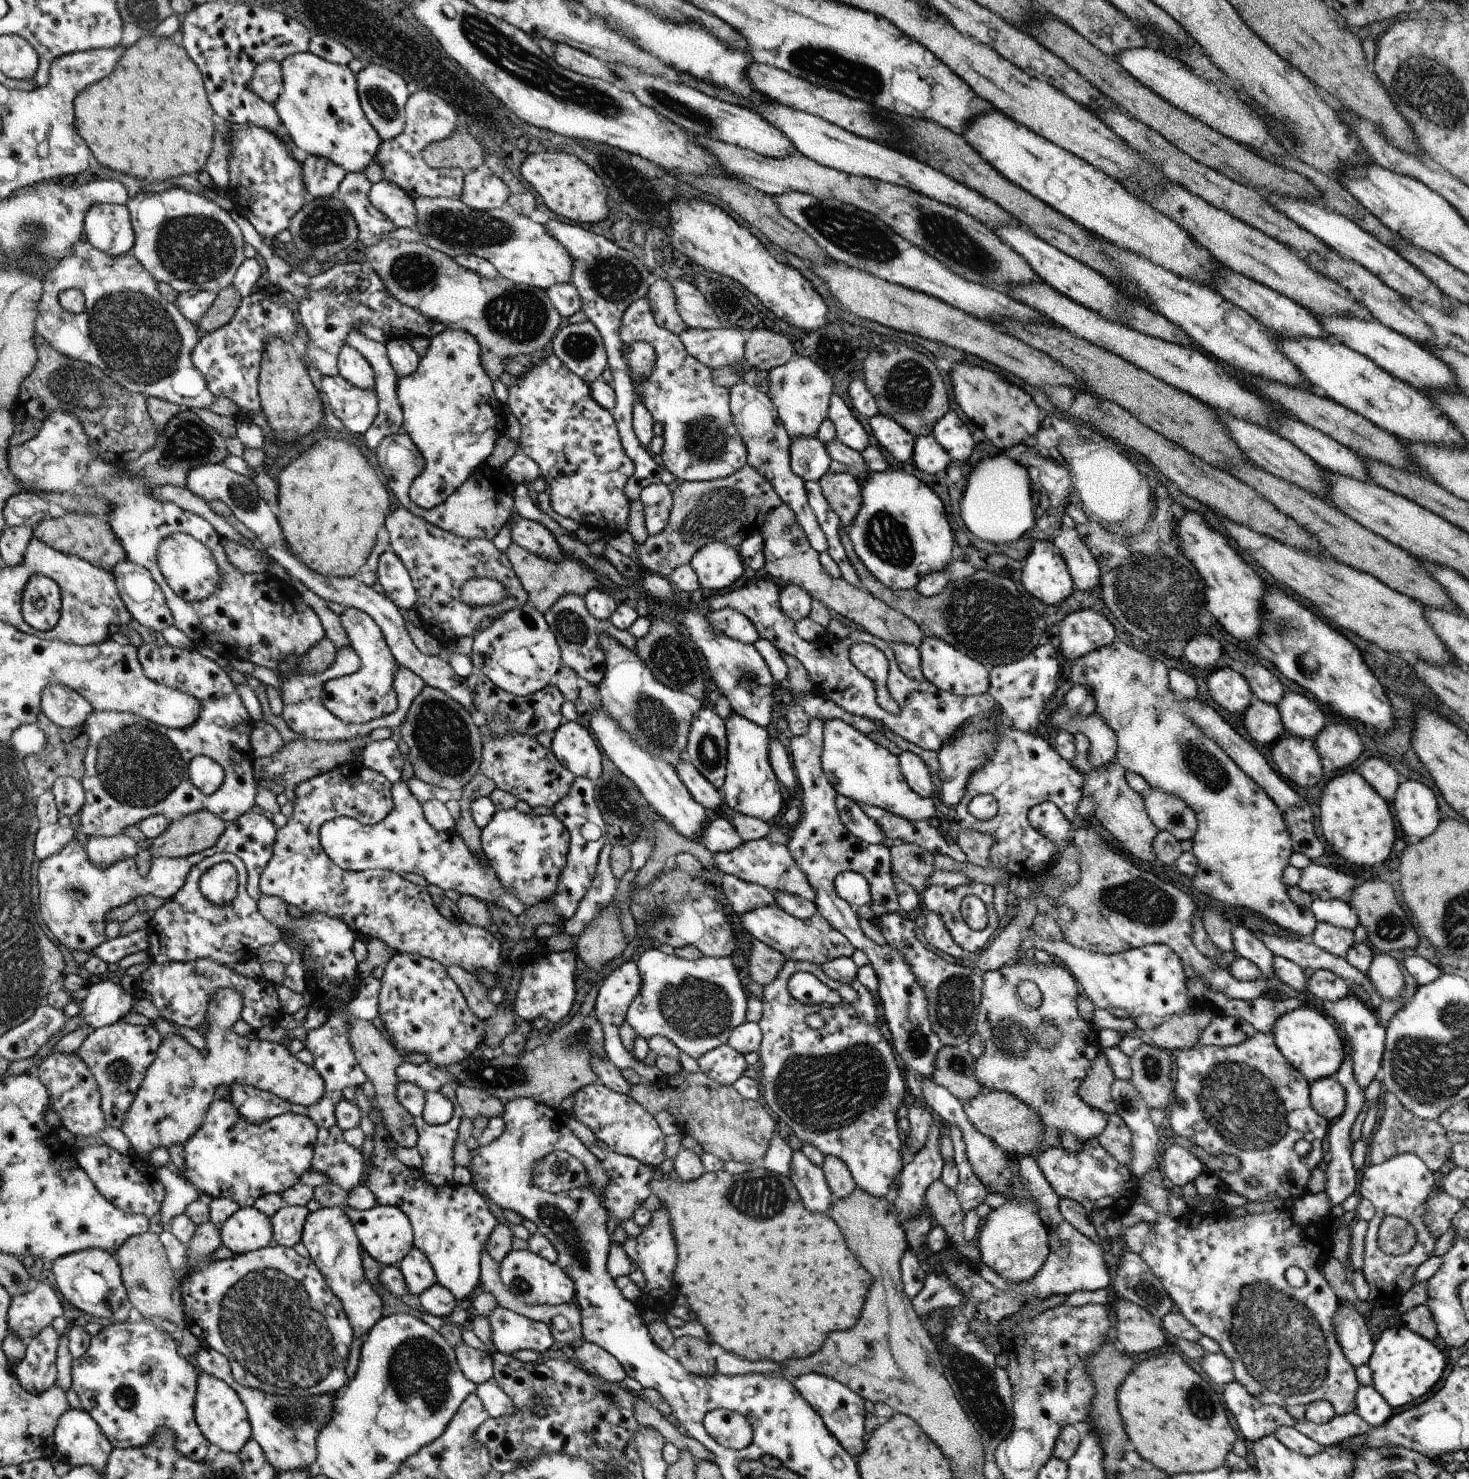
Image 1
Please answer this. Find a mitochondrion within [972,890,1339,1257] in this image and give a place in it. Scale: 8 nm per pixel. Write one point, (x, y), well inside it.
(1245, 1109)

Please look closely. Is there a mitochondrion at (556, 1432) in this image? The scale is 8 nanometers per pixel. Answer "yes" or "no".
no

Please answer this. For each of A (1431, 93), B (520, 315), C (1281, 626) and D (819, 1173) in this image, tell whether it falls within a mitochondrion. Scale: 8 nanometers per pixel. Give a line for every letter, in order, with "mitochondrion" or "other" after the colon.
A: mitochondrion
B: mitochondrion
C: mitochondrion
D: other

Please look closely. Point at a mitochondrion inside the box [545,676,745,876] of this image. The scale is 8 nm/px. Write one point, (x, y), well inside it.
(656, 724)

